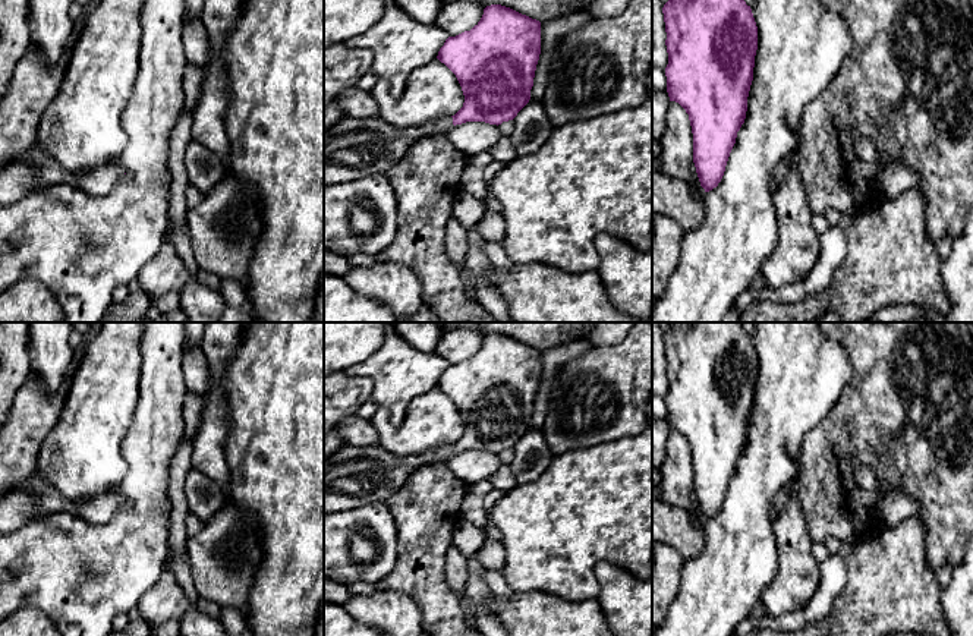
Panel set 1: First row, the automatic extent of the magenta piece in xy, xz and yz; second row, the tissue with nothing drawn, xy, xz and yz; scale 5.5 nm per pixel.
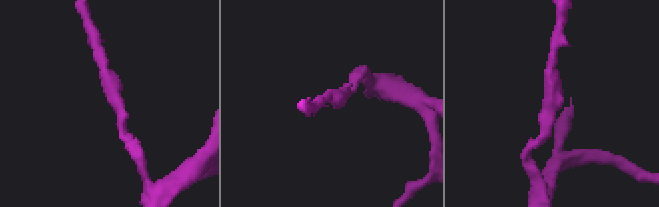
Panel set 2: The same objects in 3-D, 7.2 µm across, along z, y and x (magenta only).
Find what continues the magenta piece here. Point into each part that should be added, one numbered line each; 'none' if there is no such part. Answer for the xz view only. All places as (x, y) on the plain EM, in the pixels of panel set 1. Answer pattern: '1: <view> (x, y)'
1: xz (353, 476)

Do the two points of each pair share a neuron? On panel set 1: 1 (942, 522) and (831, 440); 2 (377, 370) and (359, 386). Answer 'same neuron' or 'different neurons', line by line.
1: same neuron
2: different neurons

